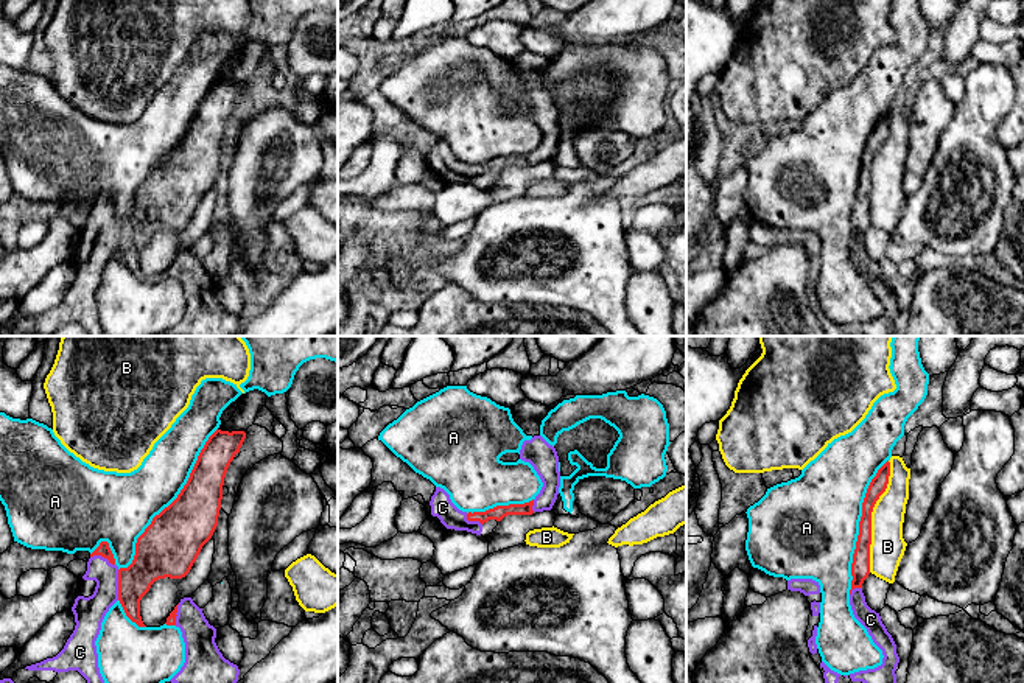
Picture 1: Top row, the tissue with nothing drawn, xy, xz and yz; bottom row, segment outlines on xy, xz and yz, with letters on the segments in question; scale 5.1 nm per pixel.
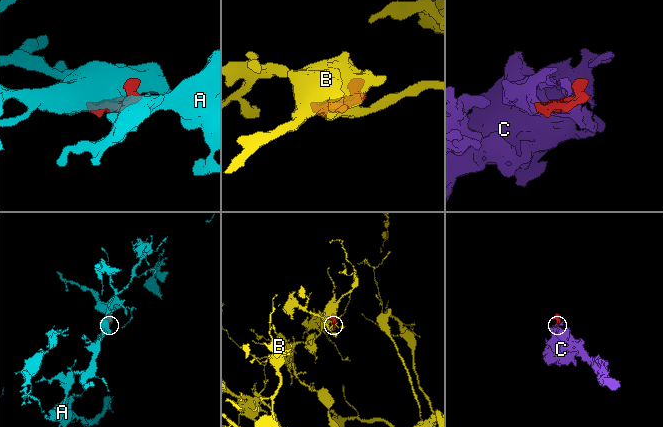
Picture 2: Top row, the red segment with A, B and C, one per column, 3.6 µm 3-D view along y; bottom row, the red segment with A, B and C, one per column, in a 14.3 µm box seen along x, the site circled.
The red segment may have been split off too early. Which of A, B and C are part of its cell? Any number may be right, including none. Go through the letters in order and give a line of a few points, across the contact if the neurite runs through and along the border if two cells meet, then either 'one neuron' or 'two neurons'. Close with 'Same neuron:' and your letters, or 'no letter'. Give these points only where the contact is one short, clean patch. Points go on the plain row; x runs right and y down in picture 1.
A: two neurons
B: two neurons
C: one neuron
Same neuron: C

